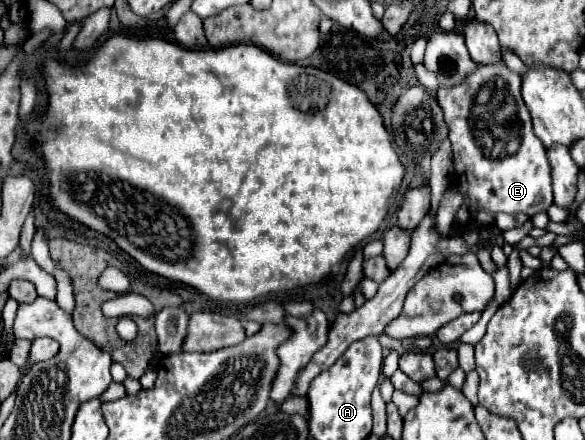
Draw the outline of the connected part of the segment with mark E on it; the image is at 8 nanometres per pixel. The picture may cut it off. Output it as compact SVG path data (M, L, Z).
M479 65L461 85L453 89L439 87L437 101L445 113L449 127L449 141L453 147L453 165L457 177L467 177L467 193L485 193L487 213L523 213L533 217L539 211L545 211L553 205L551 189L551 165L547 161L547 149L535 137L529 109L523 105L521 97L521 77L515 75L505 65Z

